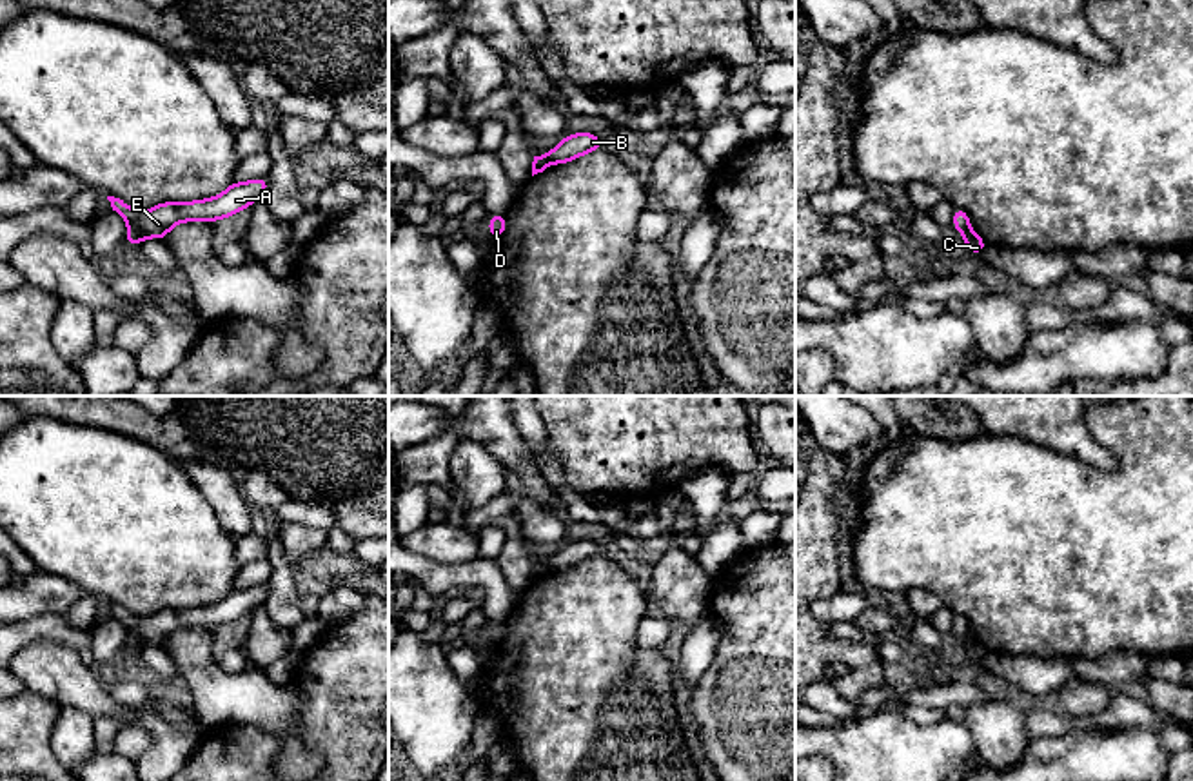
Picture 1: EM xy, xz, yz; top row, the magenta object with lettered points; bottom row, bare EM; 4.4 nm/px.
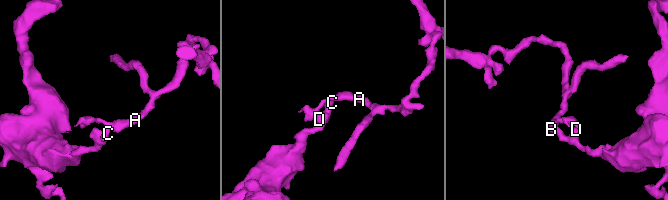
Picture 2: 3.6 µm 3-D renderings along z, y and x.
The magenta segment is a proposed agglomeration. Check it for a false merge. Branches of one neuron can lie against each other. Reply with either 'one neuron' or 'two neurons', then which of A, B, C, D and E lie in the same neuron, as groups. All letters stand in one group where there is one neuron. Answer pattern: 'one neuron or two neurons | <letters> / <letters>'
two neurons | A B E / C D

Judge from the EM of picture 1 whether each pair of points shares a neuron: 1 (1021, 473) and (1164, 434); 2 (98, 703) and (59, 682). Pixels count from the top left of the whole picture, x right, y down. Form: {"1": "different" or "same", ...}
{"1": "same", "2": "same"}

